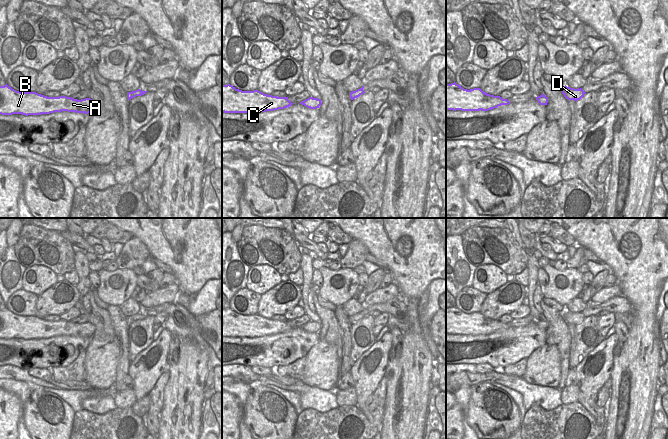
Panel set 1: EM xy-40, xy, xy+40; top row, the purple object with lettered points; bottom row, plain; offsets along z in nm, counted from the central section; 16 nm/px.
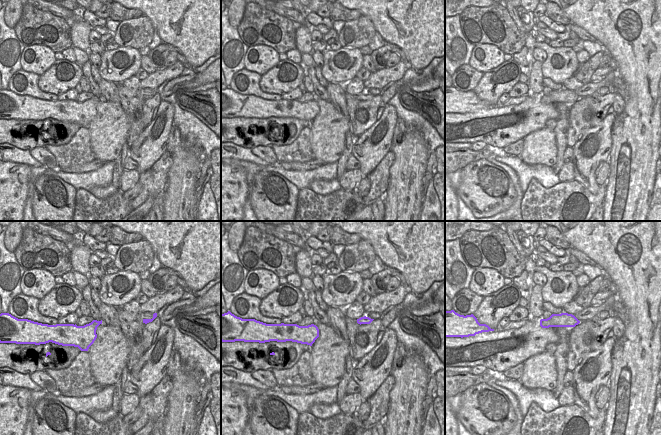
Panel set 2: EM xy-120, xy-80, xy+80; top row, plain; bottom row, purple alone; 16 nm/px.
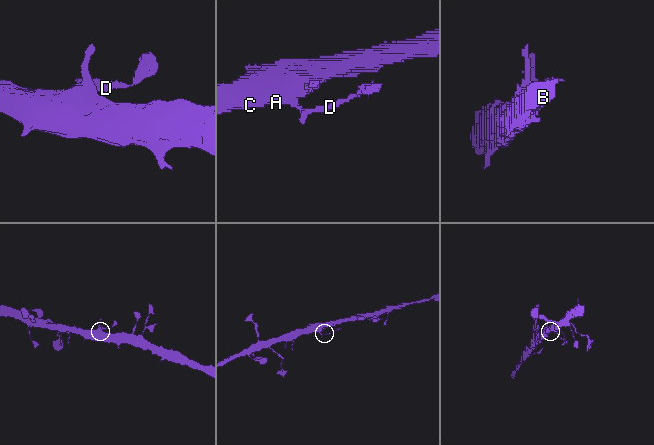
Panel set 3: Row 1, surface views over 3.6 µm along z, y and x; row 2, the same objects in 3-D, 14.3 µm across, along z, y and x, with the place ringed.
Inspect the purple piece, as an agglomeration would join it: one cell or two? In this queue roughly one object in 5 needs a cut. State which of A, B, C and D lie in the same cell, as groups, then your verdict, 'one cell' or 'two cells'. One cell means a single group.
A B C D; one cell

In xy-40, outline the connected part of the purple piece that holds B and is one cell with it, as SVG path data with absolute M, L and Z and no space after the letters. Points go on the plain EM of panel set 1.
M7 308L0 310L0 338L41 339L54 336L76 336L88 338L94 335L95 325L71 321L47 321L36 316L20 316Z

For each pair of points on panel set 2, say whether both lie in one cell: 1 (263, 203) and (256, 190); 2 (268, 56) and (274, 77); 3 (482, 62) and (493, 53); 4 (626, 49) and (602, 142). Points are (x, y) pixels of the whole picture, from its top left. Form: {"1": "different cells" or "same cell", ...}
{"1": "same cell", "2": "different cells", "3": "same cell", "4": "different cells"}

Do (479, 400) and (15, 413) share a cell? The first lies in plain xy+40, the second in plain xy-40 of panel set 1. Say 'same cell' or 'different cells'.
different cells

